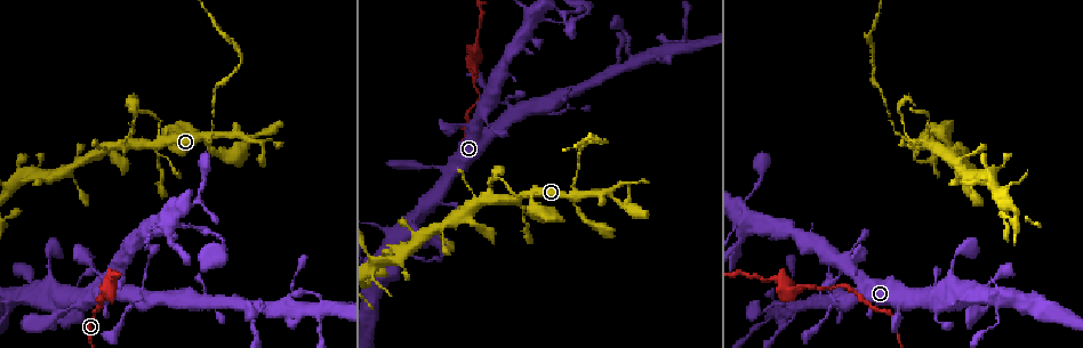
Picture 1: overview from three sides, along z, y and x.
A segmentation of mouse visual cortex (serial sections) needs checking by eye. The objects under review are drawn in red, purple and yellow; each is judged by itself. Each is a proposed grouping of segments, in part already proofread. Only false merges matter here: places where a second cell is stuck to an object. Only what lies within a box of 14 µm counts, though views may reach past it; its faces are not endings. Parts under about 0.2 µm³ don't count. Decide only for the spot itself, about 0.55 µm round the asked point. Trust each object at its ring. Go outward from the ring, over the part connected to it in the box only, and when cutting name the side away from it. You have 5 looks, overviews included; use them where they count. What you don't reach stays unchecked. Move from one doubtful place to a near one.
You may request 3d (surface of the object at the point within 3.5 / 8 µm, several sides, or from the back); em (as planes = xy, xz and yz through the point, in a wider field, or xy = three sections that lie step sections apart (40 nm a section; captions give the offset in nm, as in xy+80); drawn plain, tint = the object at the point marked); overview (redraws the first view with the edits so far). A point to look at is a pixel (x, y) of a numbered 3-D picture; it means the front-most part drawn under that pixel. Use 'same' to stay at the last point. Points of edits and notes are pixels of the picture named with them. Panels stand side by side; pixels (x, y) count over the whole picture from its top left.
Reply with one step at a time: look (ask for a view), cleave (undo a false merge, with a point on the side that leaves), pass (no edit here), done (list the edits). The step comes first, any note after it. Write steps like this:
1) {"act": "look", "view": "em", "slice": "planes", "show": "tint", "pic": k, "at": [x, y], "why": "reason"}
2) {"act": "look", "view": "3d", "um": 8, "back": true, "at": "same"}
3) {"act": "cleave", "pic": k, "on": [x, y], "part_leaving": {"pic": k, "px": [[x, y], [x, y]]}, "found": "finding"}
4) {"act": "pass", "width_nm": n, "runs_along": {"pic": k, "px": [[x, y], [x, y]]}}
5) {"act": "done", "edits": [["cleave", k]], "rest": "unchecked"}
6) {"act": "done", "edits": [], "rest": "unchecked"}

{"act": "look", "view": "3d", "um": 3.5, "pic": 1, "at": [755, 276], "why": "a narrow waist"}

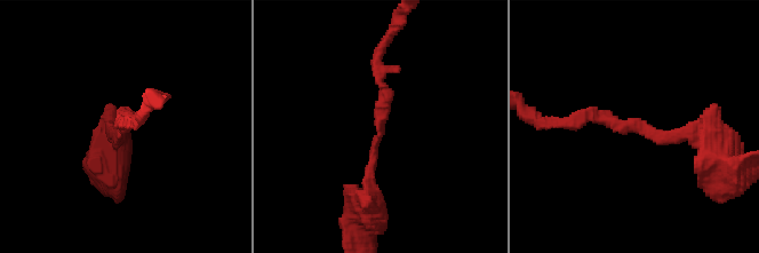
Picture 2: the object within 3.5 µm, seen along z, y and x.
{"act": "look", "view": "em", "slice": "xy", "step": 5, "show": "tint", "pic": 2, "at": [644, 131], "why": "shape alone is not enough"}

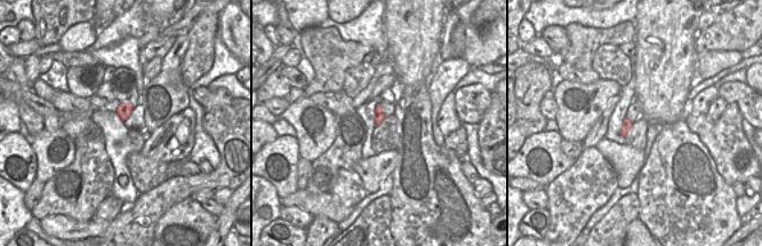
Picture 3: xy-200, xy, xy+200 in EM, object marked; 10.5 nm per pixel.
{"act": "pass", "runs_along": {"pic": 2, "px": [[716, 141], [576, 120]]}, "found": "continuous, no second cell"}

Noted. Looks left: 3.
{"act": "look", "view": "3d", "um": 3.5, "pic": 1, "at": [911, 143], "why": "calibre changes"}

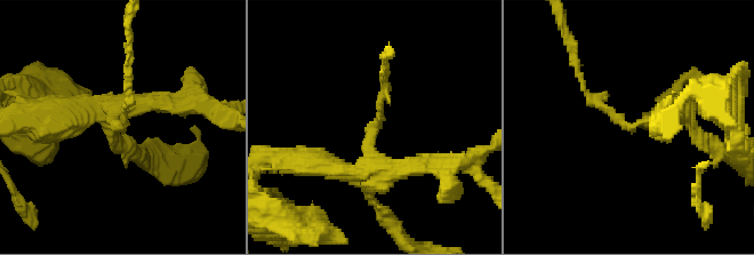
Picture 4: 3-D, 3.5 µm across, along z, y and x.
{"act": "look", "view": "em", "slice": "planes", "show": "tint", "pic": 4, "at": [628, 127], "arm_widths_nm": [100, 250], "why": "now the EM"}

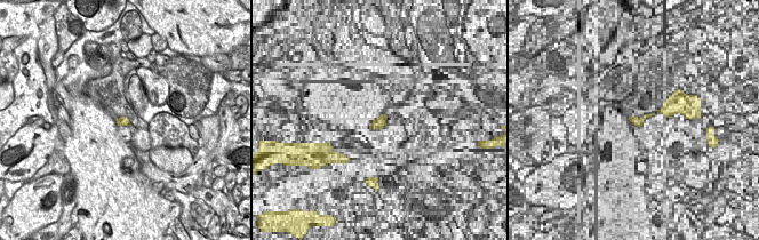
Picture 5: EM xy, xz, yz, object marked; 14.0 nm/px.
{"act": "look", "view": "em", "slice": "xy", "step": 2, "show": "tint", "at": "same", "why": "another direction"}

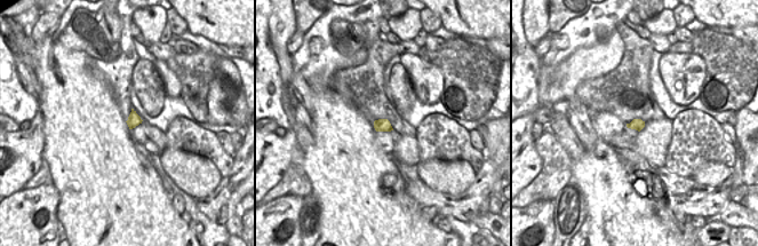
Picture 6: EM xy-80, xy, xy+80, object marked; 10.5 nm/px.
{"act": "cleave", "pic": 4, "on": [599, 103], "part_leaving": {"pic": 4, "px": [[635, 126], [591, 97], [570, 45]]}, "found": "two cells meet here"}

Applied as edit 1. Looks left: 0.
{"act": "done", "edits": [["cleave", 4]], "rest": "unchecked"}

